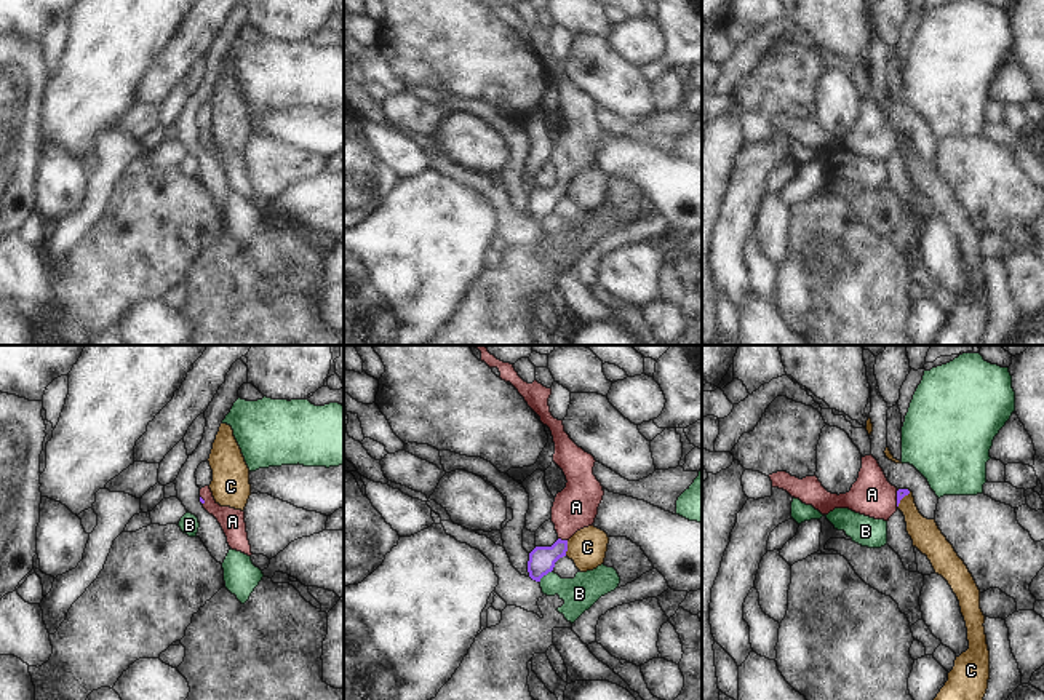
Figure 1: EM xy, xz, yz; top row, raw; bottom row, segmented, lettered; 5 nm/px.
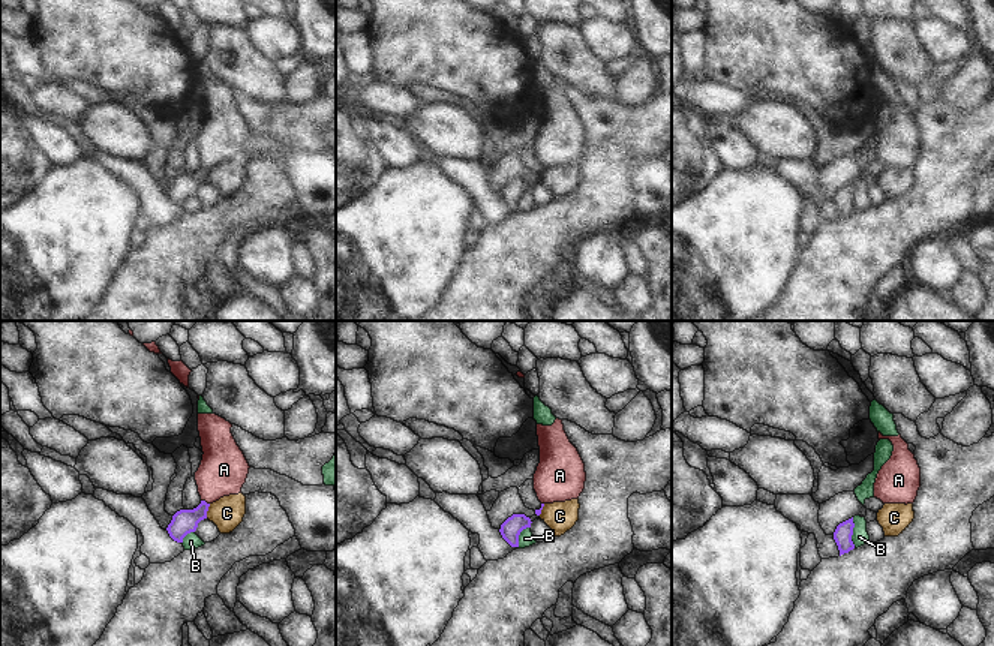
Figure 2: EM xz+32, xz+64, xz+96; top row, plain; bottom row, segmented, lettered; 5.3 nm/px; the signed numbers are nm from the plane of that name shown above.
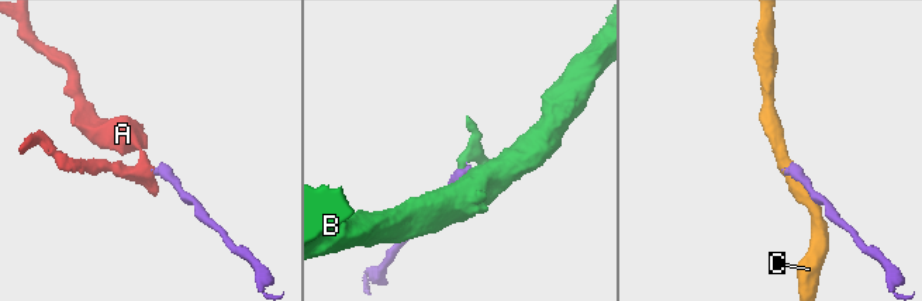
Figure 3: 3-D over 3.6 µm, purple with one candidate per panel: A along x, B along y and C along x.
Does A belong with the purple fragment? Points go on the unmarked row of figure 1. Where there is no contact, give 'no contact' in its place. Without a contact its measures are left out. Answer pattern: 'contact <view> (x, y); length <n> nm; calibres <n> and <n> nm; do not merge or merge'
contact xz (563, 182); length 50 nm; calibres 130 and 220 nm; merge

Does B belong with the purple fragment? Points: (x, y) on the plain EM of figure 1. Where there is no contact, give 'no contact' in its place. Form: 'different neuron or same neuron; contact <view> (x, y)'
different neuron; contact xz (544, 216)

